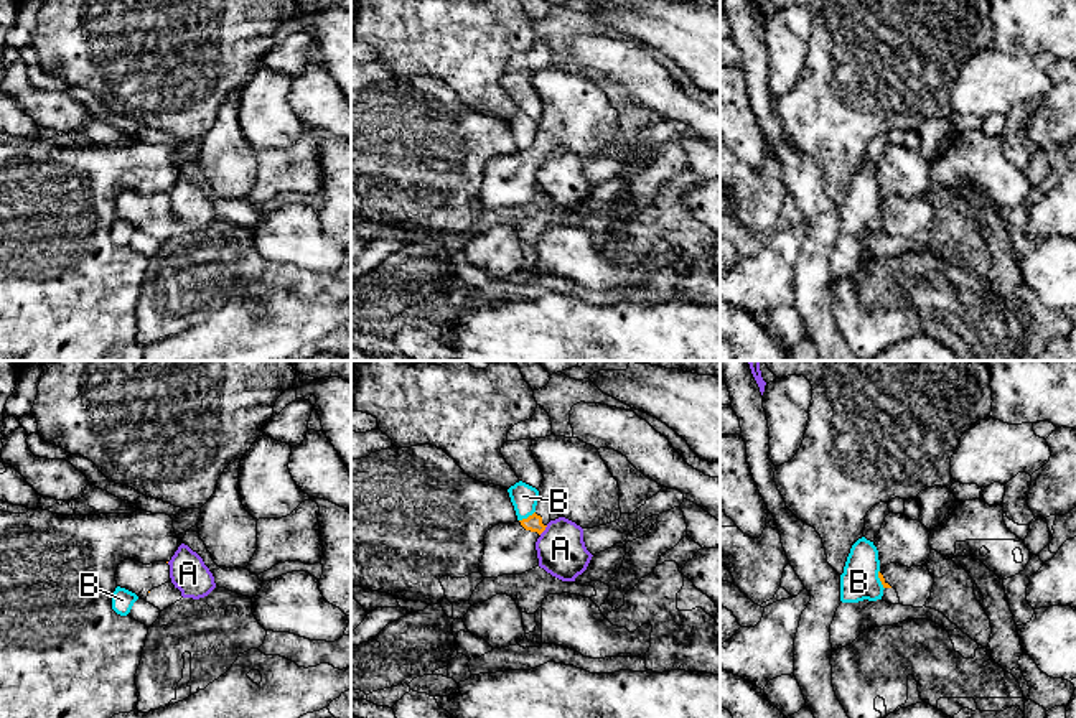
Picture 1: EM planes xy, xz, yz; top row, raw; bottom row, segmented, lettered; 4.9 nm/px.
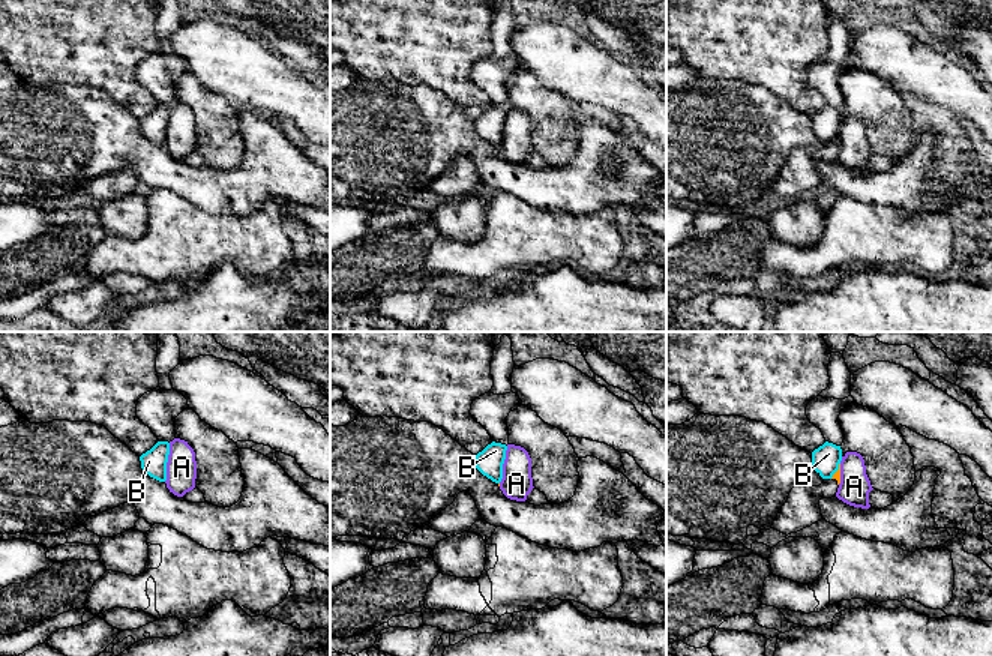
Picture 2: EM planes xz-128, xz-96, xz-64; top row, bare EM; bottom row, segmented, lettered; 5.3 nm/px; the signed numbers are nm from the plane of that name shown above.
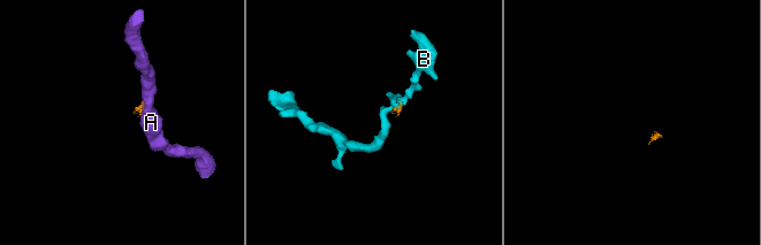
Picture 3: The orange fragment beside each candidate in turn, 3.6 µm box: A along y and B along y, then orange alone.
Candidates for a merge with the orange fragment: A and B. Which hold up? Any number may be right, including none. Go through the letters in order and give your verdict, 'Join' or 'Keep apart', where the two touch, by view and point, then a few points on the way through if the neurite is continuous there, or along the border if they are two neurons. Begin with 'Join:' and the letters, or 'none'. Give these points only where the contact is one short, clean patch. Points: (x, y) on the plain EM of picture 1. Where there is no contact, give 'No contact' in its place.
Join: none
A: Keep apart. Touches orange at xz (542, 162). Boundary: xz (547, 157), (539, 165)
B: Keep apart. Touches orange at xz (528, 149). Boundary: xz (534, 142), (519, 152)

